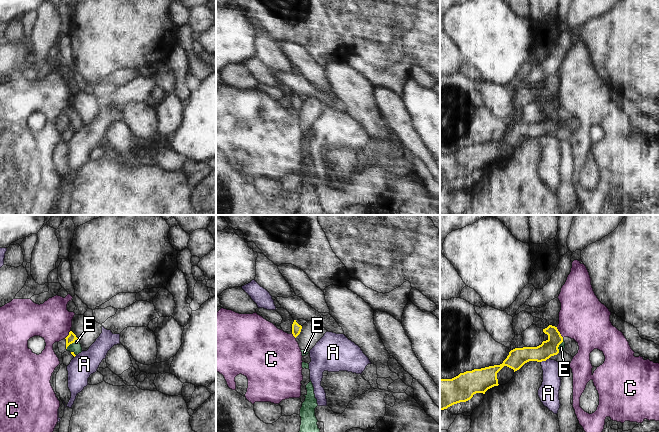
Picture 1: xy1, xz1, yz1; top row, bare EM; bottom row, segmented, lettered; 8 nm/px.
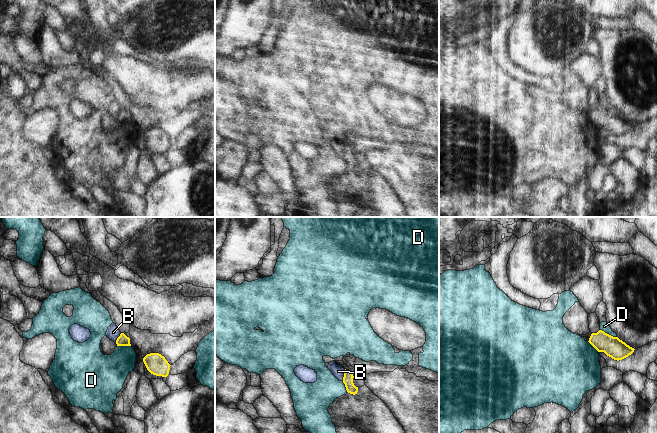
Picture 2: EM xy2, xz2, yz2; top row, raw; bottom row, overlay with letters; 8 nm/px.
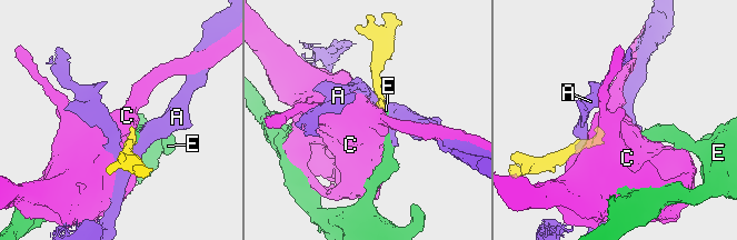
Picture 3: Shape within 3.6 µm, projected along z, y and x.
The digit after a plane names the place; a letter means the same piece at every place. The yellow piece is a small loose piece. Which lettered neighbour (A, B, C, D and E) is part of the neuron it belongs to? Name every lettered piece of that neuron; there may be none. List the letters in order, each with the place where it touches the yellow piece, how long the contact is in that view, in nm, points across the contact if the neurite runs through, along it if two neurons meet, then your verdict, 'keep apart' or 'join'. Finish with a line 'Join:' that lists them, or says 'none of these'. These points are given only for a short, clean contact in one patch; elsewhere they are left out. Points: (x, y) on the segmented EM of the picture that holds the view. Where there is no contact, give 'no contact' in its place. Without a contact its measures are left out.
A: contact yz1 (544, 360); length 70 nm; border yz1 (548, 358), (541, 362); keep apart
B: contact xz2 (344, 375); length 100 nm; border xz2 (345, 369), (342, 380); keep apart
C: contact yz1 (559, 332); length 110 nm; border yz1 (556, 327), (563, 337); keep apart
D: contact yz2 (608, 334); length 160 nm; keep apart
E: contact xy1 (72, 342); length 120 nm; way xy1 (71, 338), (72, 342), (75, 347); join
Join: E

